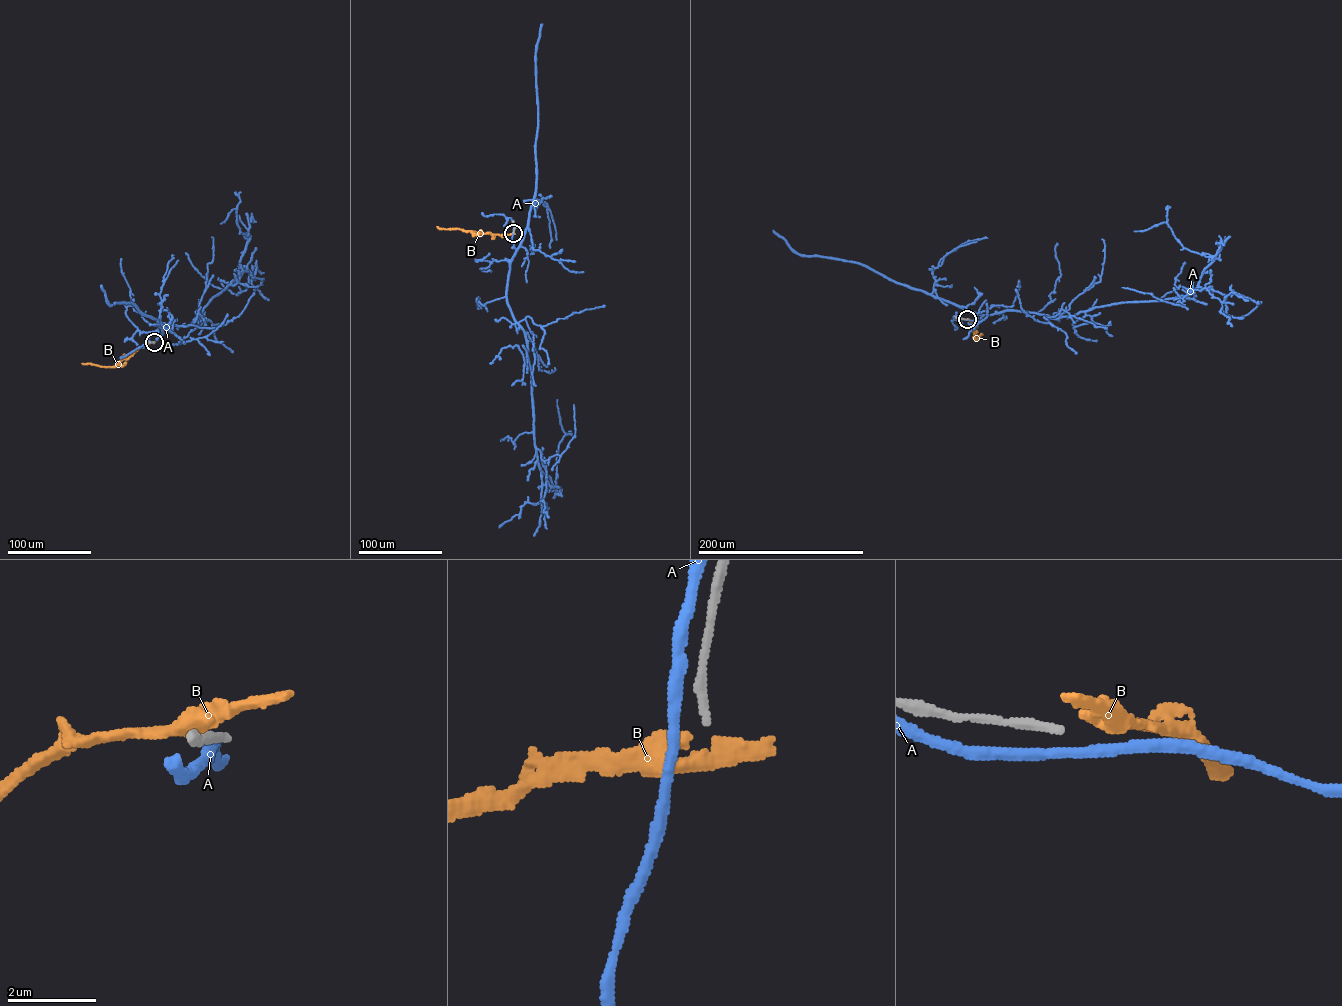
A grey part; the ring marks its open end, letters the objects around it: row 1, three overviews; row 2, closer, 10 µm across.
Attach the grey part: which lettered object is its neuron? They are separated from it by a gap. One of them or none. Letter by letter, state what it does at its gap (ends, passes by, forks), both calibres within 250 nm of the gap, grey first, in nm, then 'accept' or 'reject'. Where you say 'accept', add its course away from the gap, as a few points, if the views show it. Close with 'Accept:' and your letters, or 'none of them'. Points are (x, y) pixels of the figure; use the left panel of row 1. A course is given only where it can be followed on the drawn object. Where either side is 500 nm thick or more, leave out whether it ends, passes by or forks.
A: it passes by; calibres 200 and 240 nm; reject
B: it passes by; calibres 200 and 380 nm; reject
Accept: none of them

